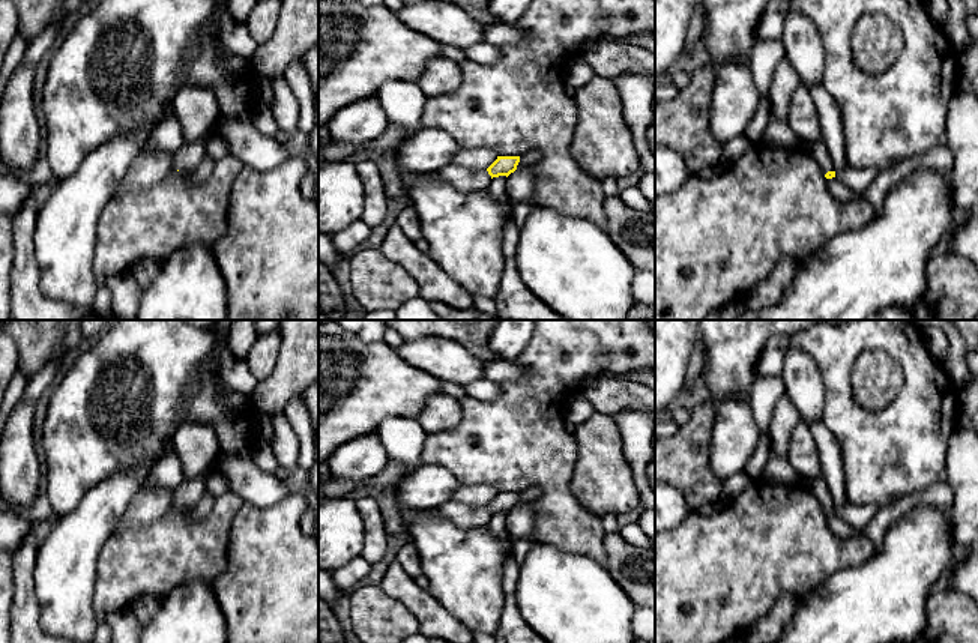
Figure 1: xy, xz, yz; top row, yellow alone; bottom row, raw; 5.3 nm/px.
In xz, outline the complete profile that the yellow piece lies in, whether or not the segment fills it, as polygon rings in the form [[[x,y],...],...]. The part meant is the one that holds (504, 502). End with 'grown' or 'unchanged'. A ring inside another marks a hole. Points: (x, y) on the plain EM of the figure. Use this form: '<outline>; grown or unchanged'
[[[497,493],[497,496],[487,505],[488,511],[493,514],[509,512],[517,506],[520,493]]]; unchanged

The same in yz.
[[[813,478],[807,481],[807,487],[819,499],[820,506],[825,509],[826,515],[835,514],[835,505],[831,494],[831,490],[823,478]]]; grown

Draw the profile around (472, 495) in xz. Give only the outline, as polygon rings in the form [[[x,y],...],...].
[[[461,485],[452,500],[467,503],[470,506],[487,506],[496,496],[497,490],[490,485]]]

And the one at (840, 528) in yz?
[[[837,514],[826,515],[829,529],[840,538],[850,538],[856,530]]]

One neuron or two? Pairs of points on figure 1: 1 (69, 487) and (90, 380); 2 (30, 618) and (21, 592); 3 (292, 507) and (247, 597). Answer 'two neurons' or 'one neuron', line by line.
1: one neuron
2: one neuron
3: one neuron

